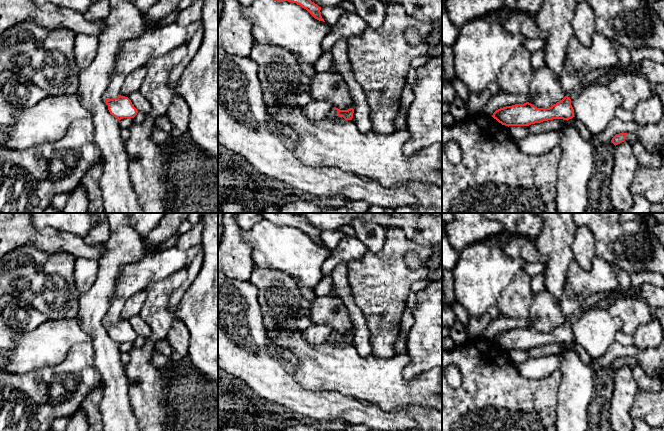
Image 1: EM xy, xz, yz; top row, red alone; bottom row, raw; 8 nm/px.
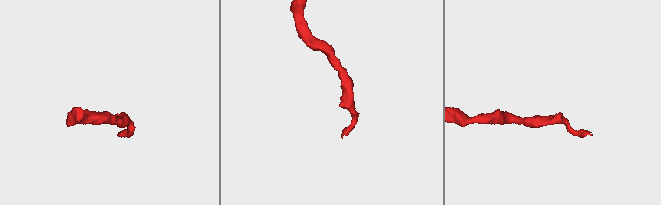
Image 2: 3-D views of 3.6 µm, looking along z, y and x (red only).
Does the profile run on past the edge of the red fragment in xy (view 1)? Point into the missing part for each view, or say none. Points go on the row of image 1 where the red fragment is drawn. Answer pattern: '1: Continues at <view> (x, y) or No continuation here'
1: Continues at xy (134, 53)

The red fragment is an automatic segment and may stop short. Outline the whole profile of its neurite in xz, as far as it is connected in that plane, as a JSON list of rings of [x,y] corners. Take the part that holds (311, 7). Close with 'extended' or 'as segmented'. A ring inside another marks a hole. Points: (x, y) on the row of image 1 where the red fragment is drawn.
[[[276,0],[276,1],[279,2],[288,1],[288,2],[296,3],[297,5],[300,5],[302,8],[306,9],[315,19],[325,22],[321,16],[321,12],[320,12],[321,7],[319,7],[311,0]]]; as segmented

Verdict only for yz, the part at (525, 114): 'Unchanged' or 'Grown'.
Grown

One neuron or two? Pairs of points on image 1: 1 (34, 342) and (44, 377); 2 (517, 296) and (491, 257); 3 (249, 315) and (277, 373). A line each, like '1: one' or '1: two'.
1: two
2: two
3: one

